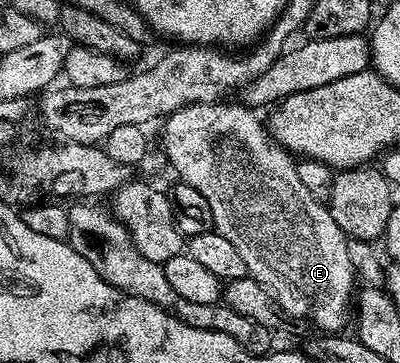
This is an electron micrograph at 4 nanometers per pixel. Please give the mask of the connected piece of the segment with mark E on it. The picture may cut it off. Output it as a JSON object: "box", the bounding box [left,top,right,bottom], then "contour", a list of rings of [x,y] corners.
{"box":[163,101,354,333],"contour":[[[221,101],[219,103],[195,103],[194,105],[186,105],[182,109],[173,111],[171,115],[163,120],[164,123],[164,151],[168,154],[168,159],[172,162],[172,167],[176,170],[176,179],[181,183],[190,185],[190,189],[198,189],[198,193],[202,193],[202,197],[206,197],[206,202],[210,205],[210,217],[212,218],[212,226],[222,237],[226,237],[226,241],[230,241],[230,245],[234,245],[234,249],[238,249],[238,254],[242,257],[242,261],[246,261],[246,269],[249,276],[257,279],[260,284],[276,298],[276,304],[284,310],[285,316],[296,319],[309,319],[314,326],[320,327],[324,333],[340,333],[345,330],[344,327],[350,323],[350,308],[354,303],[354,290],[352,291],[352,279],[354,280],[354,269],[350,265],[350,253],[348,252],[349,238],[344,234],[342,229],[338,229],[338,225],[334,221],[334,217],[329,213],[327,206],[321,200],[310,197],[306,185],[302,185],[302,181],[298,181],[298,173],[296,172],[296,163],[293,156],[285,151],[279,143],[275,142],[266,130],[262,119],[259,119],[255,110],[249,109],[243,105],[228,105],[228,102]]]}

